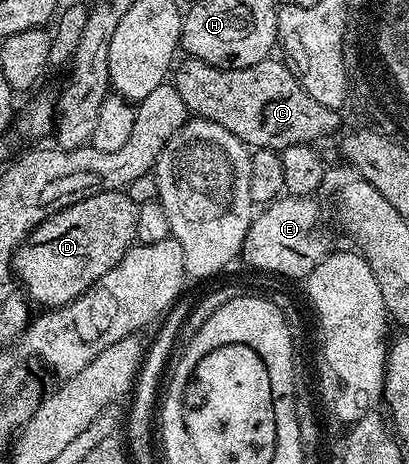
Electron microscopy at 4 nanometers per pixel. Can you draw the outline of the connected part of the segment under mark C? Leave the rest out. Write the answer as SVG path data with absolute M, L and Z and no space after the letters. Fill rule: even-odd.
M187 57L184 58L183 63L181 61L176 66L173 82L181 95L181 99L185 101L187 109L192 114L221 125L254 150L282 151L289 145L314 144L320 142L319 139L324 136L333 134L341 125L339 115L341 113L336 108L321 105L319 101L310 97L286 62L276 59L275 57L268 57L256 65L247 66L245 69L225 70L211 66L200 59Z

